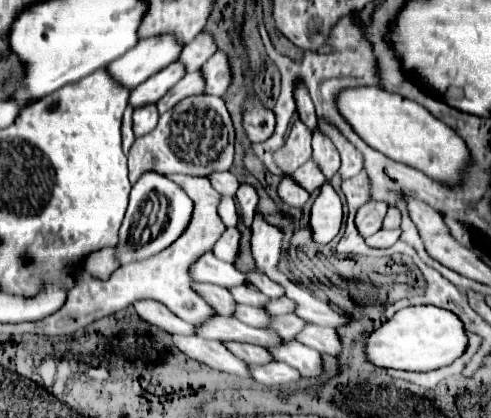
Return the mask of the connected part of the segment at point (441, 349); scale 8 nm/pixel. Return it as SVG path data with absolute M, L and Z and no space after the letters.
M408 306L368 336L366 352L376 366L428 372L450 366L468 348L464 322L450 310L438 306Z

